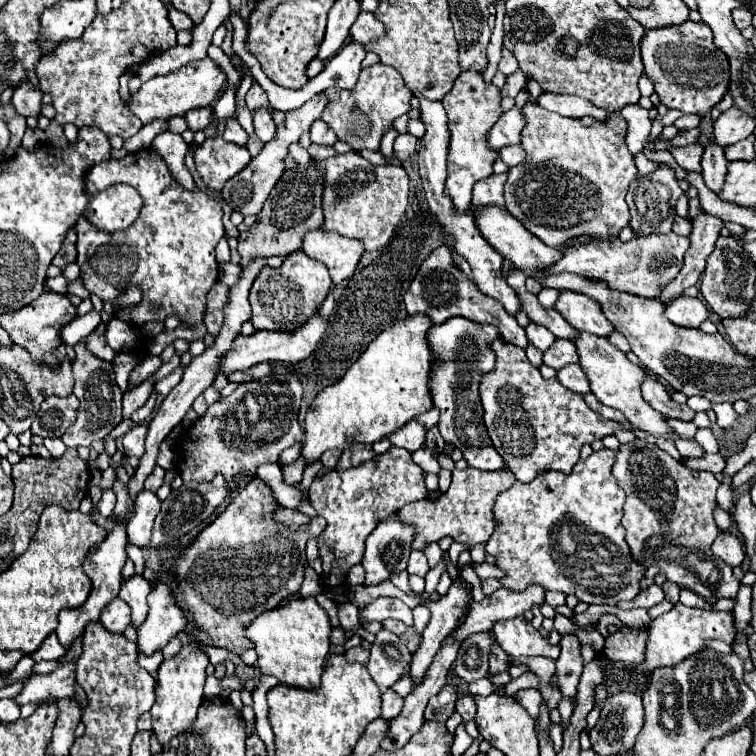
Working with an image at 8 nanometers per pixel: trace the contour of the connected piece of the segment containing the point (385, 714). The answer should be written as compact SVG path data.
M393 688L385 690L383 692L383 710L381 710L381 718L395 718L403 708L403 696L399 696Z

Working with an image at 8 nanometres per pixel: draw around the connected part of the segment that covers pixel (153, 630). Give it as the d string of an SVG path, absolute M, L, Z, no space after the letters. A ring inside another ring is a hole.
M155 586L147 596L147 604L147 618L141 628L137 628L137 648L145 652L145 656L151 656L185 628L187 618L167 586Z

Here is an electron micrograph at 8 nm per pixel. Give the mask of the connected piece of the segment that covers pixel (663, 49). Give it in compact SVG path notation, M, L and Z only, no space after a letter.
M687 20L679 26L645 32L641 38L641 58L659 100L667 108L683 110L683 114L707 114L727 90L729 62L725 54L715 48L713 32L703 22Z

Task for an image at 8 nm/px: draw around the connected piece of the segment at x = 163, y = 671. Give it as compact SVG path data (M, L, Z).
M183 646L181 652L165 660L159 666L159 676L155 680L155 704L149 710L153 716L153 734L159 744L169 744L171 738L187 732L197 718L197 710L203 700L203 684L205 684L205 668L209 664L207 654L195 650L193 646Z

